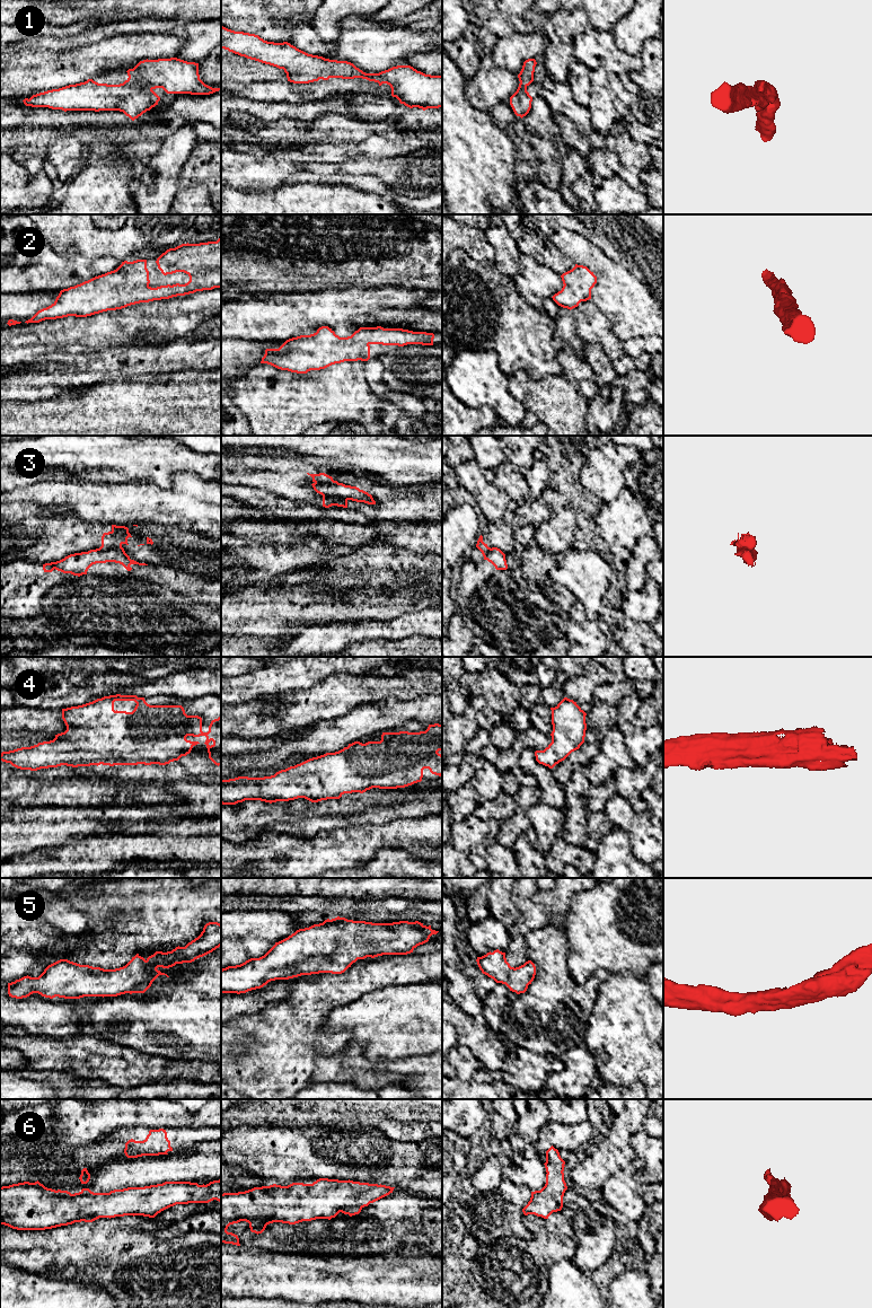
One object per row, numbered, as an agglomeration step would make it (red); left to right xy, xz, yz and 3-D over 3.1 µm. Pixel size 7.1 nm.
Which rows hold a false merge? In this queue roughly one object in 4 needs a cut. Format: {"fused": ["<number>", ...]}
{"fused": ["3"]}

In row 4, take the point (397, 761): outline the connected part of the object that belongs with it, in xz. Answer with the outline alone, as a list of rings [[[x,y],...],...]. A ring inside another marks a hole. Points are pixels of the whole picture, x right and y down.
[[[429,725],[425,731],[420,732],[382,732],[380,741],[368,741],[362,744],[354,741],[347,747],[324,755],[309,758],[300,764],[290,766],[276,772],[274,775],[264,778],[238,776],[229,780],[221,780],[221,804],[236,805],[245,800],[261,800],[265,802],[289,801],[305,798],[311,802],[327,799],[340,799],[344,793],[363,793],[372,788],[397,789],[421,782],[423,770],[429,769],[432,774],[442,775],[442,725]]]

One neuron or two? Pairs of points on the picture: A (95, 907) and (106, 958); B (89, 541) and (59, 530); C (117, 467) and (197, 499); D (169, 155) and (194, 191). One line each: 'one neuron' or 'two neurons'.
A: one neuron
B: one neuron
C: two neurons
D: two neurons

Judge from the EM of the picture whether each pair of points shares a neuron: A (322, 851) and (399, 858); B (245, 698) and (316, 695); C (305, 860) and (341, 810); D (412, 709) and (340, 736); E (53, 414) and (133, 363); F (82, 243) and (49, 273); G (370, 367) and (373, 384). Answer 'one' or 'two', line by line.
A: two
B: two
C: two
D: one
E: two
F: two
G: one

